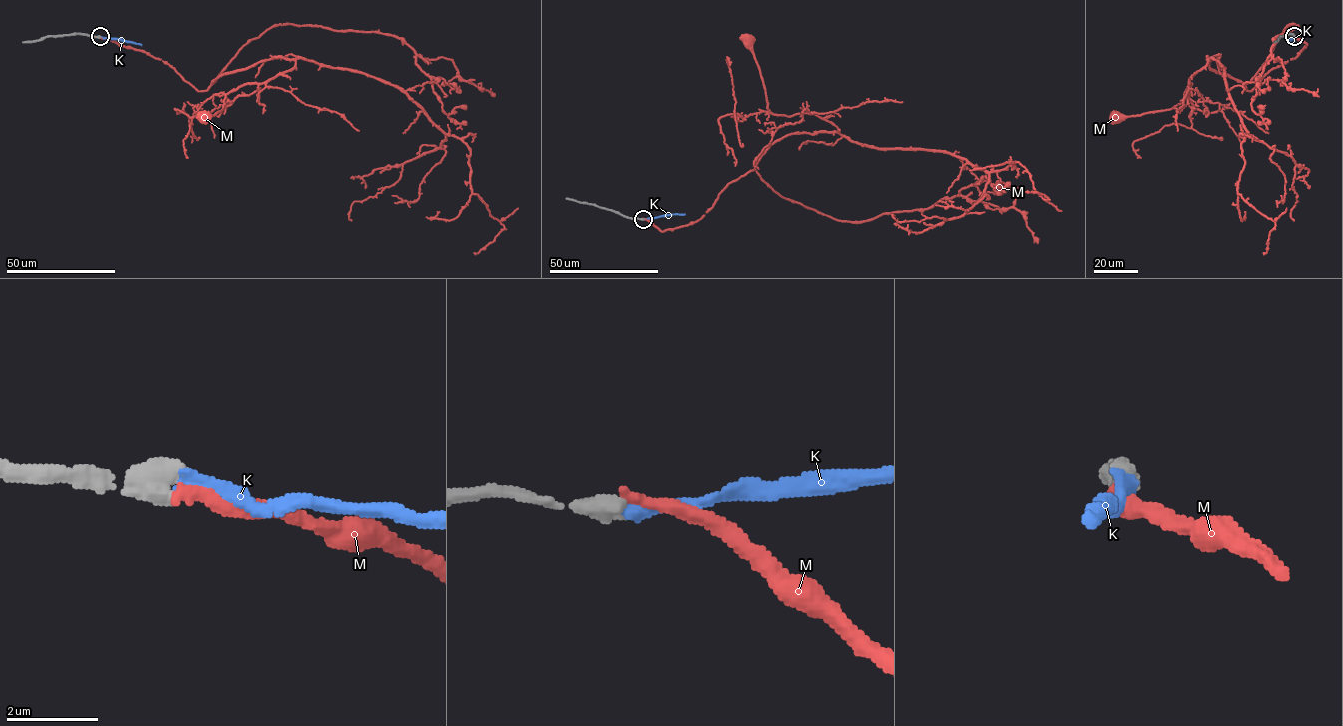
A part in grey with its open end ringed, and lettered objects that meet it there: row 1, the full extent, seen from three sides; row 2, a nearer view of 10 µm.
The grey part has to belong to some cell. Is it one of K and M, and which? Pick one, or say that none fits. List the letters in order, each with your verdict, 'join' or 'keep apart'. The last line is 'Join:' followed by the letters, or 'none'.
K: join
M: keep apart
Join: K

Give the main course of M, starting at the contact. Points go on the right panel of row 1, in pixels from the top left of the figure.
M: (1294, 37), (1307, 44), (1251, 91), (1210, 68), (1207, 57), (1189, 79), (1184, 100), (1170, 109), (1117, 118)

